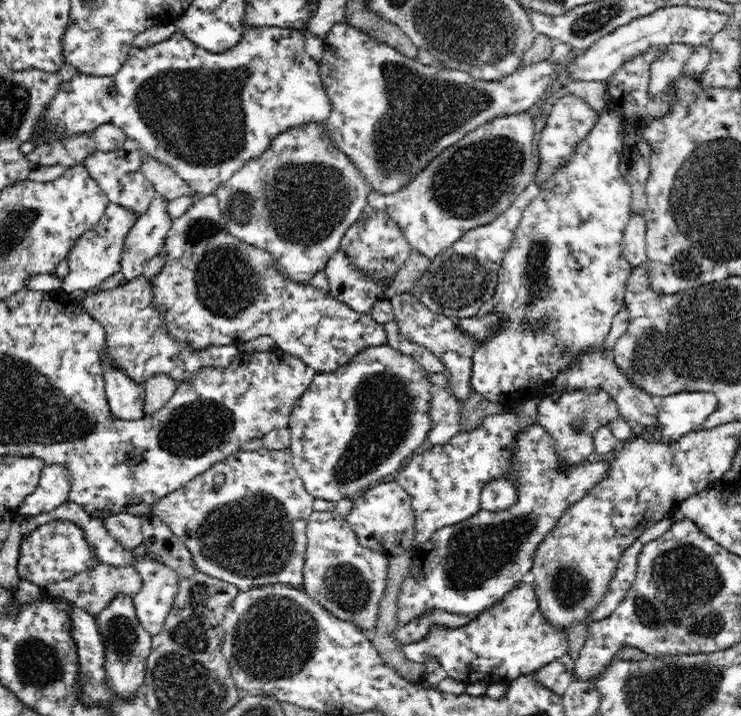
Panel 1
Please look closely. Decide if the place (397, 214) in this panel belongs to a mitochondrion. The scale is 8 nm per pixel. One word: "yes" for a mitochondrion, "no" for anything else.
no

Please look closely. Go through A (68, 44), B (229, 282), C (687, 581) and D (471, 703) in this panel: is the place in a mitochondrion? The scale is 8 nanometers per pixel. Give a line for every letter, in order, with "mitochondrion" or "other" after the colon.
A: other
B: mitochondrion
C: mitochondrion
D: other

